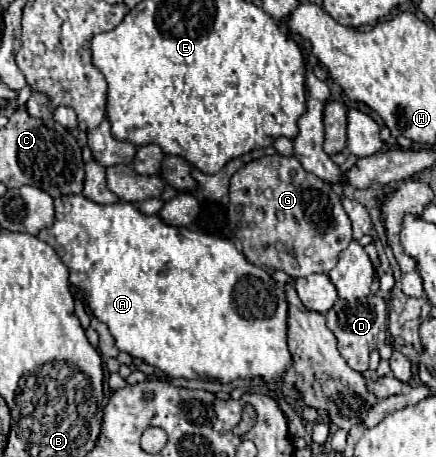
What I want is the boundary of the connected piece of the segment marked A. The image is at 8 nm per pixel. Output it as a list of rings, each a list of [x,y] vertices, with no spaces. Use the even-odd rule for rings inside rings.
[[[62,195],[54,199],[54,223],[52,227],[46,227],[38,233],[42,241],[52,245],[56,253],[60,253],[60,259],[64,265],[70,269],[70,285],[76,287],[88,305],[88,309],[94,313],[96,319],[108,325],[110,335],[116,341],[116,347],[134,359],[142,359],[148,365],[154,365],[156,369],[164,371],[170,377],[184,377],[184,379],[216,379],[220,383],[230,383],[232,379],[238,377],[264,377],[266,381],[278,379],[284,375],[286,367],[292,363],[292,357],[288,353],[286,345],[286,299],[284,299],[284,289],[282,285],[274,285],[274,279],[258,265],[252,265],[232,241],[200,233],[200,231],[190,231],[188,227],[172,227],[164,223],[158,215],[144,215],[138,211],[134,203],[112,203],[112,205],[98,205],[90,201],[84,195]]]

